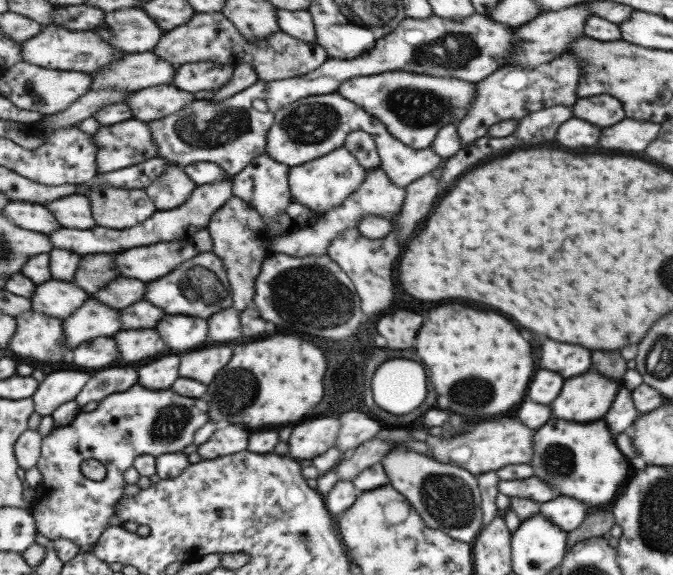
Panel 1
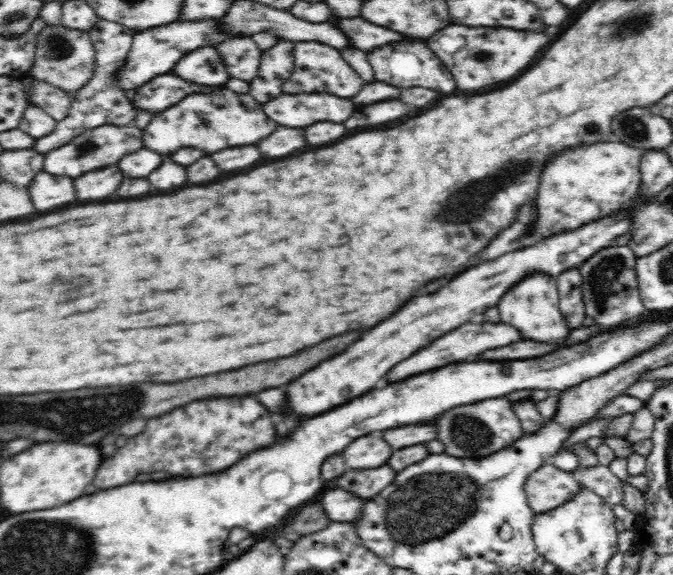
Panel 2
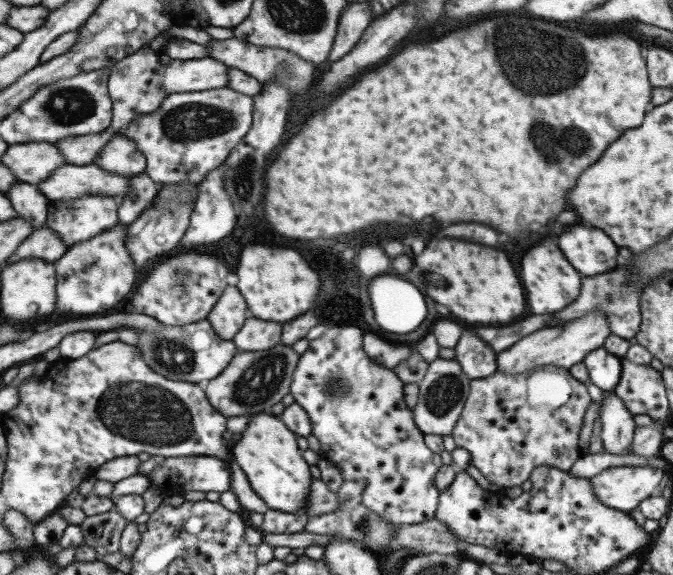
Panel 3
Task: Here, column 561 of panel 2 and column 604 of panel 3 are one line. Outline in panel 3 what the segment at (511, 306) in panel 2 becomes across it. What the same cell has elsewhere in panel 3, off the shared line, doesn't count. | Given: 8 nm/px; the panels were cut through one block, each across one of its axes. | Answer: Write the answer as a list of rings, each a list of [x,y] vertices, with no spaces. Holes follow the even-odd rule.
[[[593,309],[593,311],[574,318],[571,322],[565,322],[555,328],[543,328],[543,330],[537,330],[537,332],[521,338],[511,348],[497,354],[497,371],[513,375],[541,365],[553,365],[568,369],[574,364],[581,363],[585,354],[590,353],[591,350],[602,347],[609,333],[603,311]]]

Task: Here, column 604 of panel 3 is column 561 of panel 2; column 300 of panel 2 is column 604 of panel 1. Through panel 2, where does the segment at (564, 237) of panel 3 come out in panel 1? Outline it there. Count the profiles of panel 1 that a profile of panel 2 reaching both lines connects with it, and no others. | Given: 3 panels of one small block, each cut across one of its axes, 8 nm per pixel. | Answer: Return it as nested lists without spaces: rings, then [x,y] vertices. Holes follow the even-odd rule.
[[[587,372],[575,378],[567,378],[563,382],[563,388],[559,396],[549,404],[551,414],[555,418],[563,420],[575,420],[575,422],[589,422],[601,418],[615,394],[619,384],[597,374]]]

